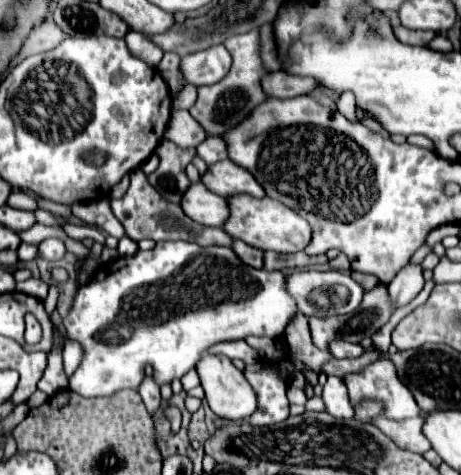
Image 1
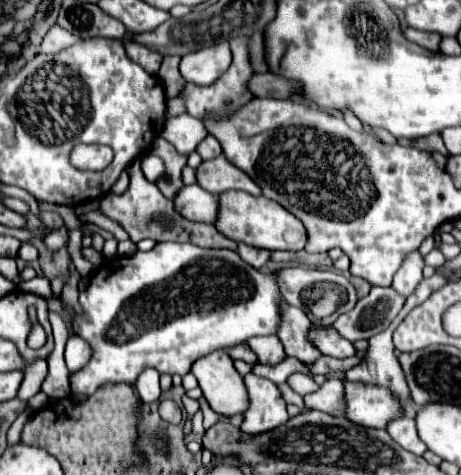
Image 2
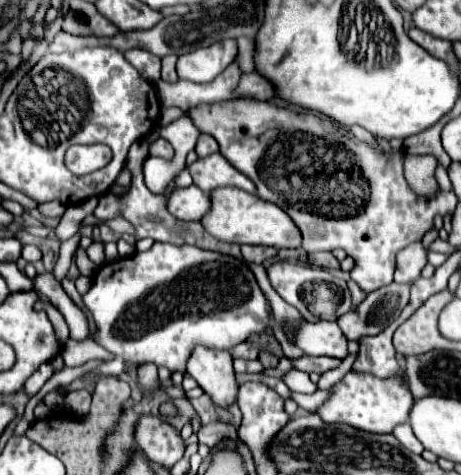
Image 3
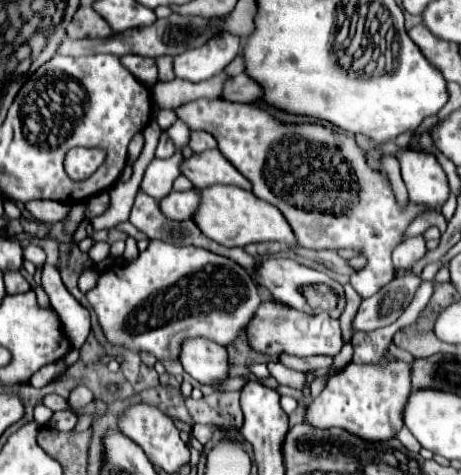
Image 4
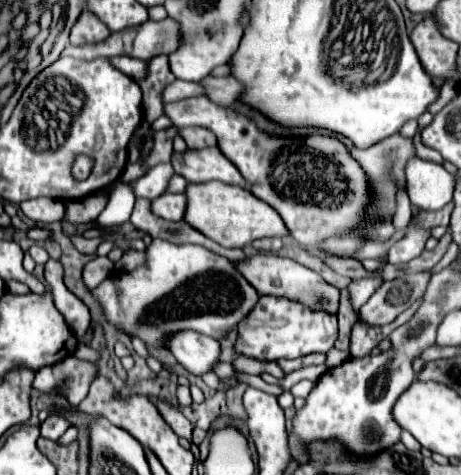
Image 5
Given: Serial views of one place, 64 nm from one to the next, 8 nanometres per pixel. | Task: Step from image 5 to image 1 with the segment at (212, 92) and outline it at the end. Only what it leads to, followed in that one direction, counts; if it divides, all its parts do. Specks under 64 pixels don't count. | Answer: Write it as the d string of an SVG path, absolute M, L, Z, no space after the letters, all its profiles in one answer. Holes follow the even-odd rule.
M282 70L270 72L268 76L264 76L264 80L260 84L262 84L266 96L270 96L270 98L296 98L296 96L308 94L316 88L312 78L292 76Z

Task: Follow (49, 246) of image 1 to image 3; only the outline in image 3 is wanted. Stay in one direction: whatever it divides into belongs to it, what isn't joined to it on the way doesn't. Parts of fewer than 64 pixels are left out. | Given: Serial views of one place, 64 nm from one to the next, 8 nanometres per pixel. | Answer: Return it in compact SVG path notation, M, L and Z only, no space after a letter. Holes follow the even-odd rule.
M97 197L89 198L78 204L70 204L70 206L66 208L62 220L60 220L60 224L58 224L58 228L55 228L60 241L63 242L74 236L79 231L81 222L85 217L93 214L97 205Z

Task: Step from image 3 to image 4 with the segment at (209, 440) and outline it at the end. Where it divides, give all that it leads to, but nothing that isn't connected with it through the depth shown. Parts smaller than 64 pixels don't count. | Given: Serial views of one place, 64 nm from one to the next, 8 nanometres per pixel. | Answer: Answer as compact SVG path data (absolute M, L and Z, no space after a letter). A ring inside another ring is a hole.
M194 424L194 428L192 428L192 434L194 434L194 438L196 438L200 444L206 444L206 440L210 440L210 436L212 436L212 432L214 432L214 430L216 430L214 426Z

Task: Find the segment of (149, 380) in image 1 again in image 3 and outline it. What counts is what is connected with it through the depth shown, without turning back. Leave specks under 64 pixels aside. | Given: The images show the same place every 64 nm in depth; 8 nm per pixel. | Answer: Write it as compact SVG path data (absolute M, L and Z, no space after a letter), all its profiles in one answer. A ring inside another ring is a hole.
M146 362L140 366L138 370L138 378L142 382L142 386L146 388L146 392L154 392L156 390L156 380L158 380L158 372L156 372L156 364L152 362Z

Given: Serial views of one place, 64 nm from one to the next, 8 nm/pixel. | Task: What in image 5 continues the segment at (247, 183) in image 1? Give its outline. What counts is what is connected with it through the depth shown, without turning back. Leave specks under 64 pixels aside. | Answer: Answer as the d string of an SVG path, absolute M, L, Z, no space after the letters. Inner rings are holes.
M218 146L198 148L186 152L172 152L170 160L176 174L184 176L188 182L200 184L210 180L220 180L224 184L236 184L240 188L248 188L248 182L238 172L238 168L220 152Z

